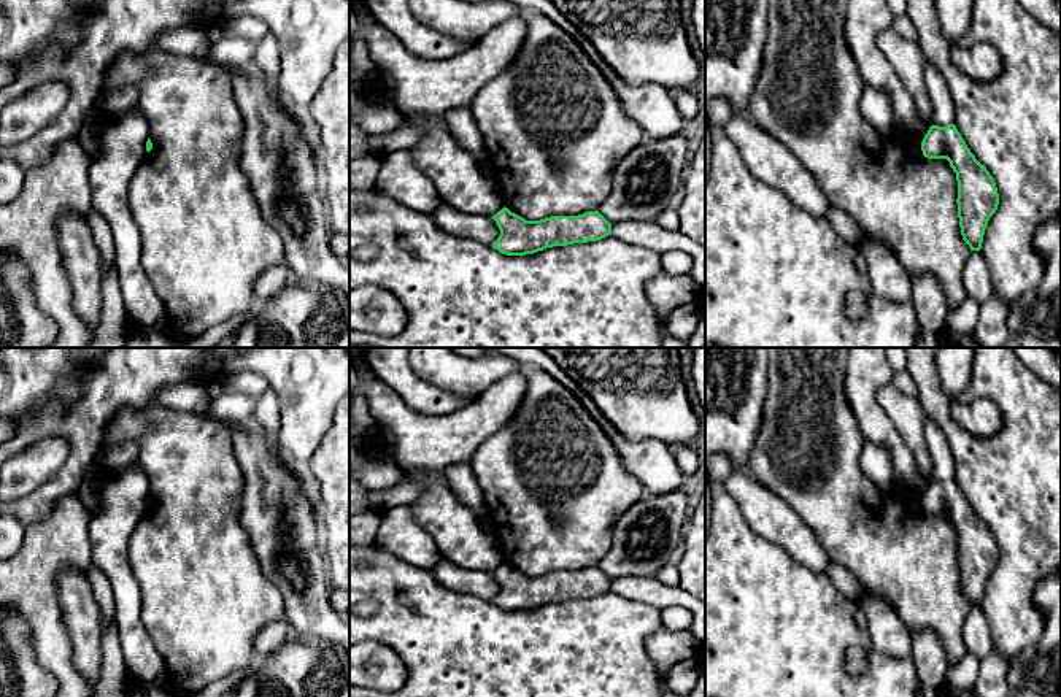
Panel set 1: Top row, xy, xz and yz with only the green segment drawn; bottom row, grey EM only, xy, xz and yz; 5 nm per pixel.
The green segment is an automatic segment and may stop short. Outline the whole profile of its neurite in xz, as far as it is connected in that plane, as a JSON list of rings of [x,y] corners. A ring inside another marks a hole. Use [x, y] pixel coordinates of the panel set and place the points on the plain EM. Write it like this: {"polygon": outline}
{"polygon": [[[503,562],[492,575],[500,586],[492,603],[507,611],[526,611],[553,602],[588,599],[612,591],[612,580],[597,565],[578,572],[526,576]]]}

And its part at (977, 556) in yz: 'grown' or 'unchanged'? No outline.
unchanged

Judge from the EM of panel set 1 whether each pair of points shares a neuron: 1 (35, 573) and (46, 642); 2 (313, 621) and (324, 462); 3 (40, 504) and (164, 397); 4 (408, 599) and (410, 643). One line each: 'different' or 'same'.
1: same
2: different
3: different
4: same

